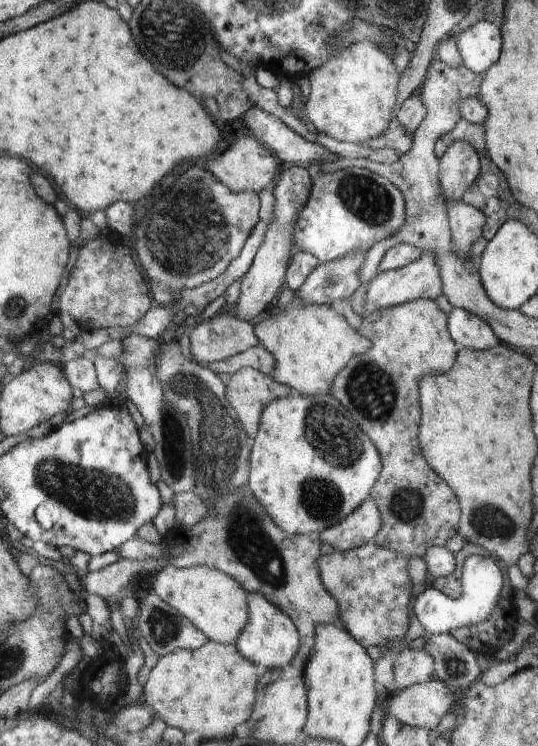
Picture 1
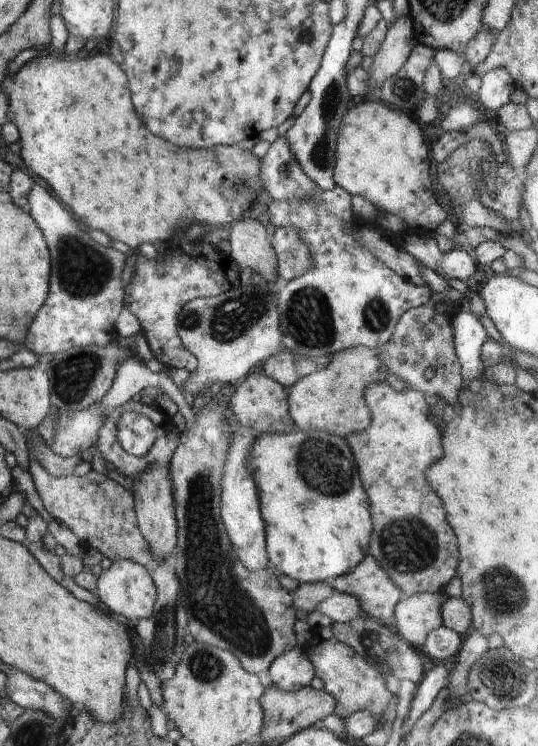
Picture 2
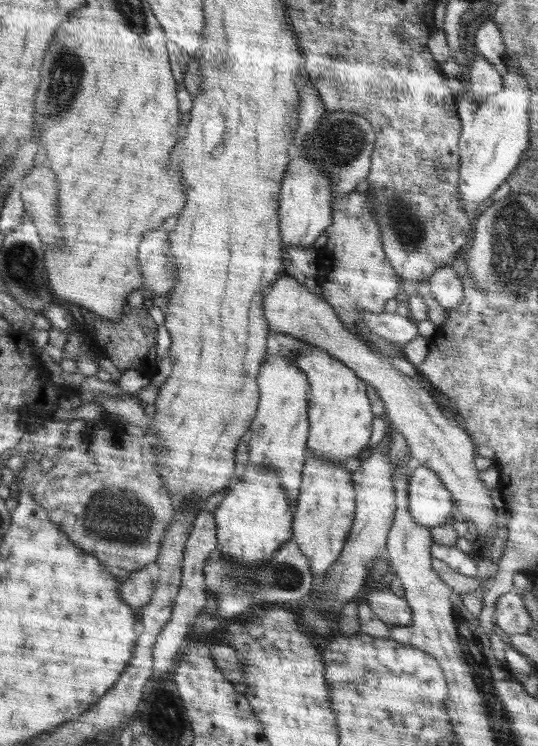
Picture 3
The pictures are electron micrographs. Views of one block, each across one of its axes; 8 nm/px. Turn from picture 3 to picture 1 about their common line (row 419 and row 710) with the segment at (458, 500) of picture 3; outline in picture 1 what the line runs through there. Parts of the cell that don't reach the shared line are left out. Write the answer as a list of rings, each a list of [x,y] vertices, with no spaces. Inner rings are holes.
[[[432,678],[424,684],[413,684],[399,693],[394,692],[386,702],[386,715],[394,716],[400,722],[416,728],[432,730],[448,712],[455,712],[454,704],[452,690],[440,679]]]

